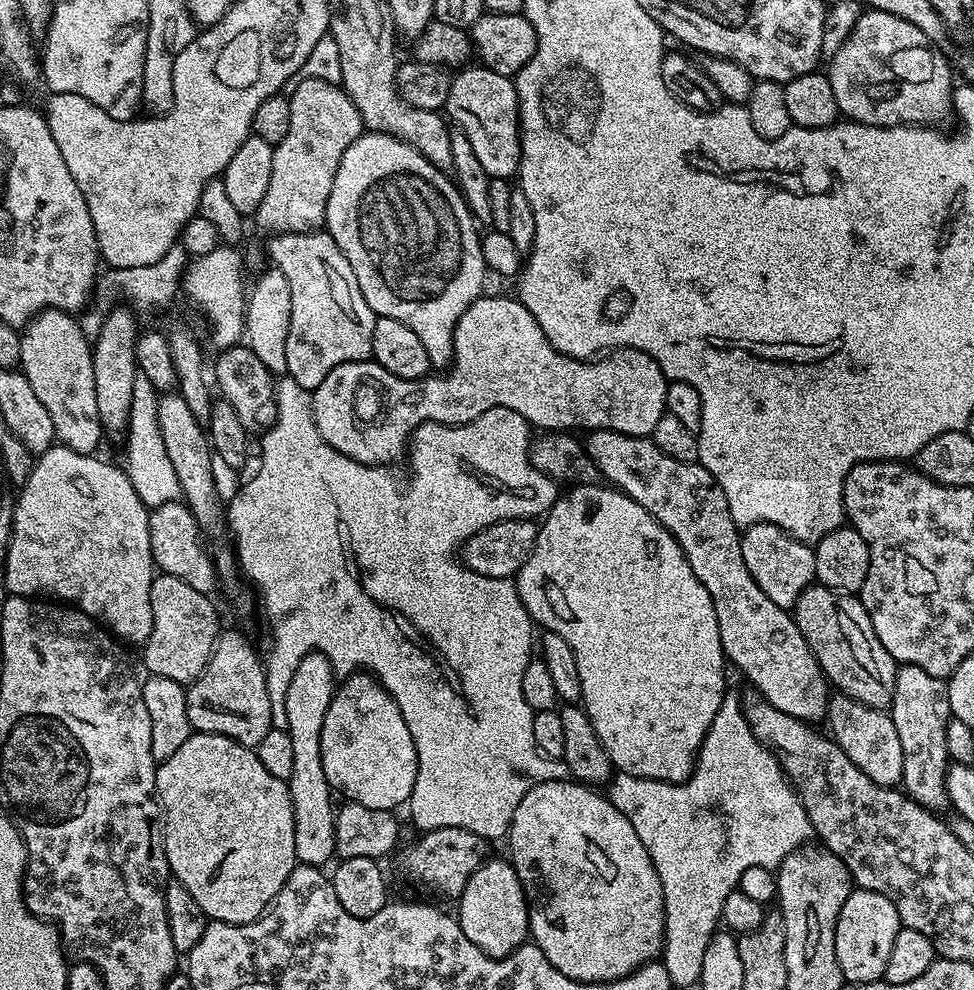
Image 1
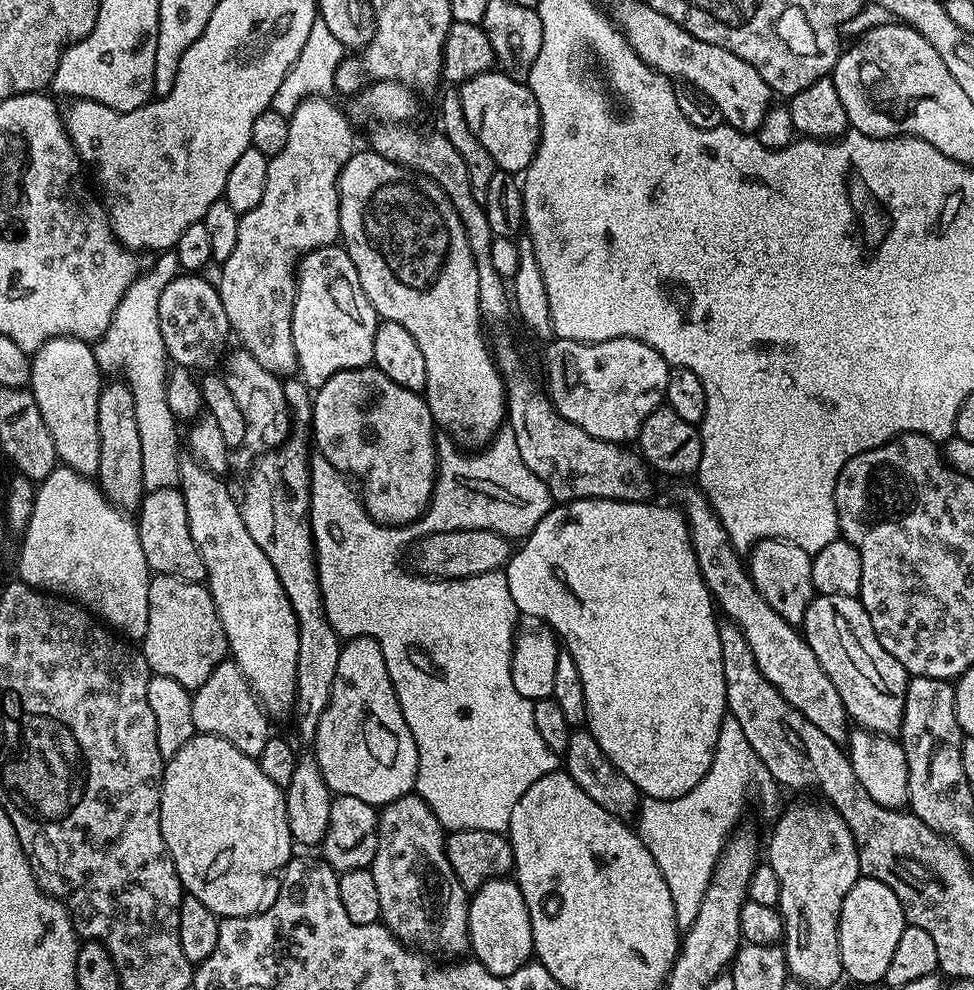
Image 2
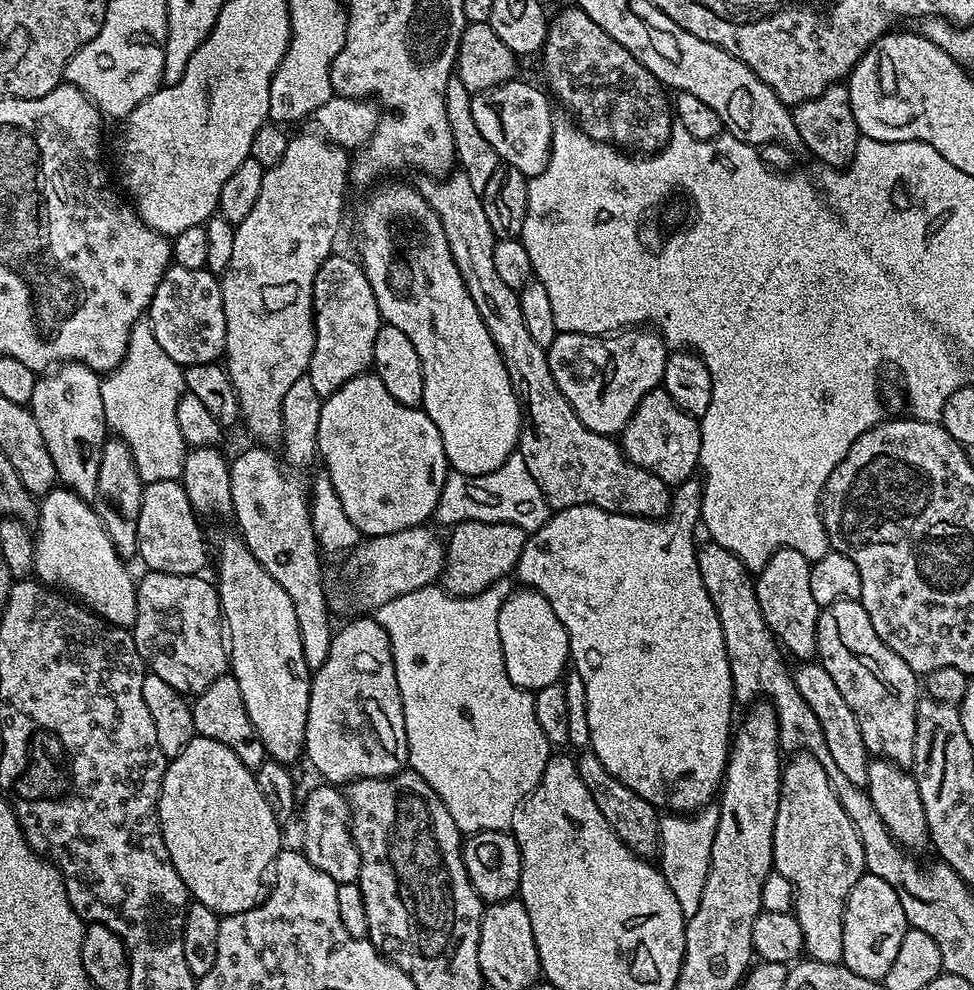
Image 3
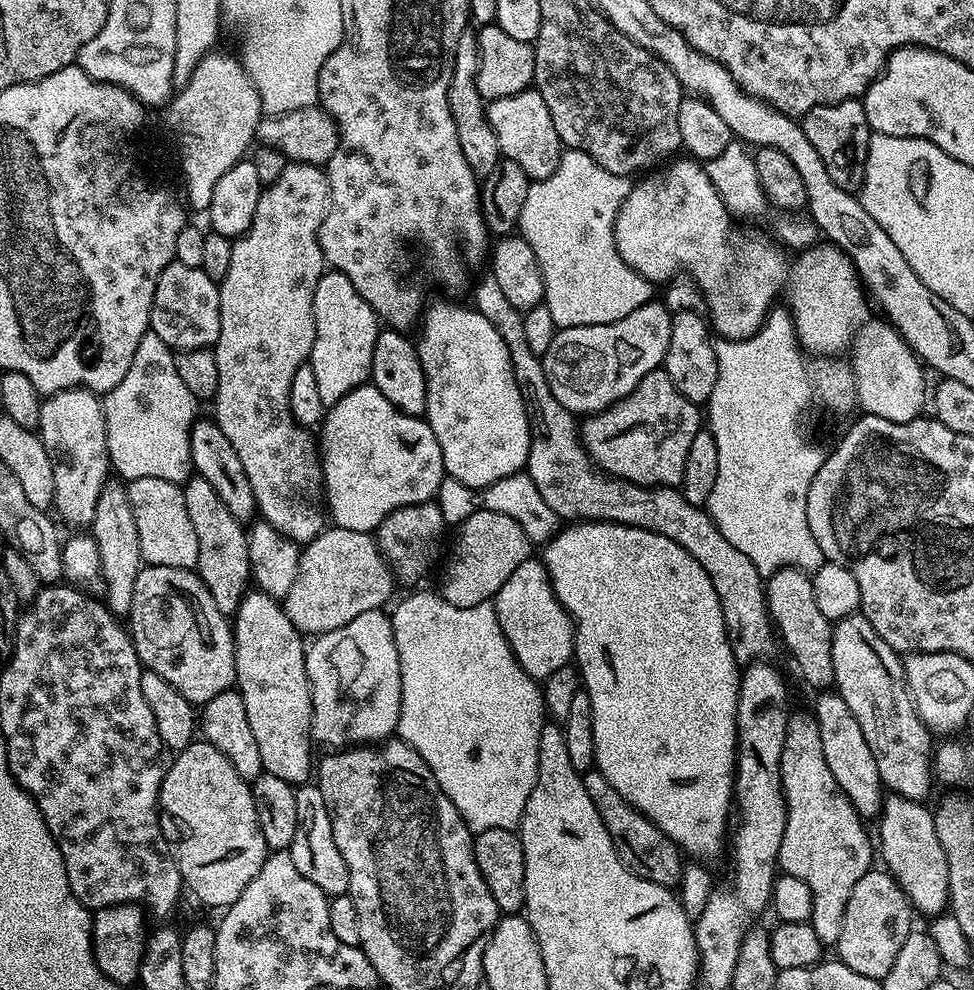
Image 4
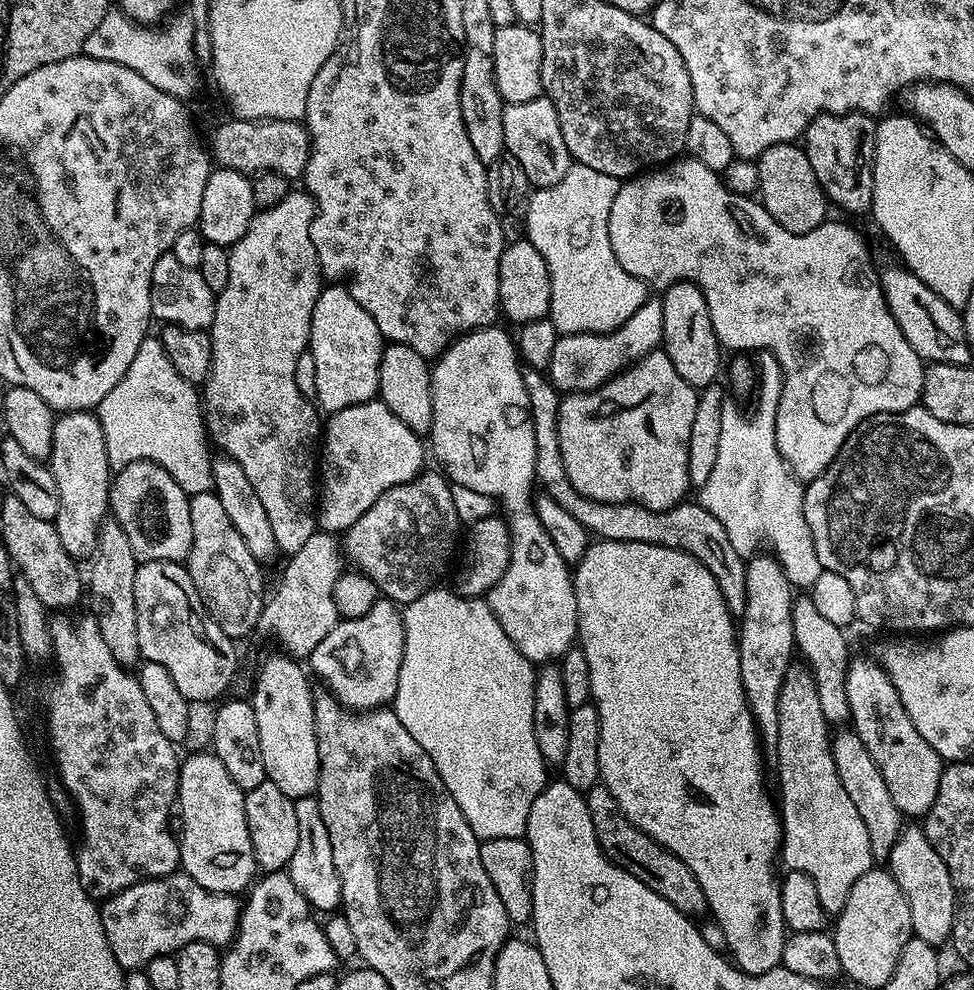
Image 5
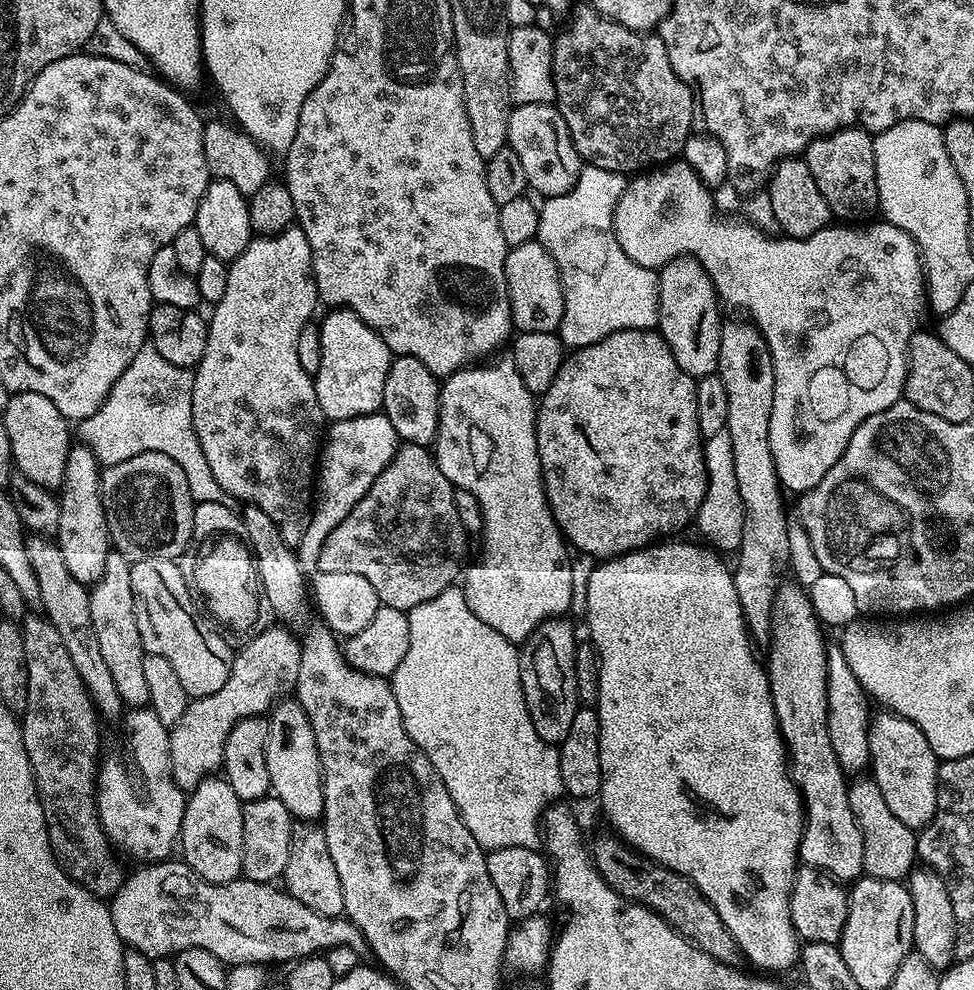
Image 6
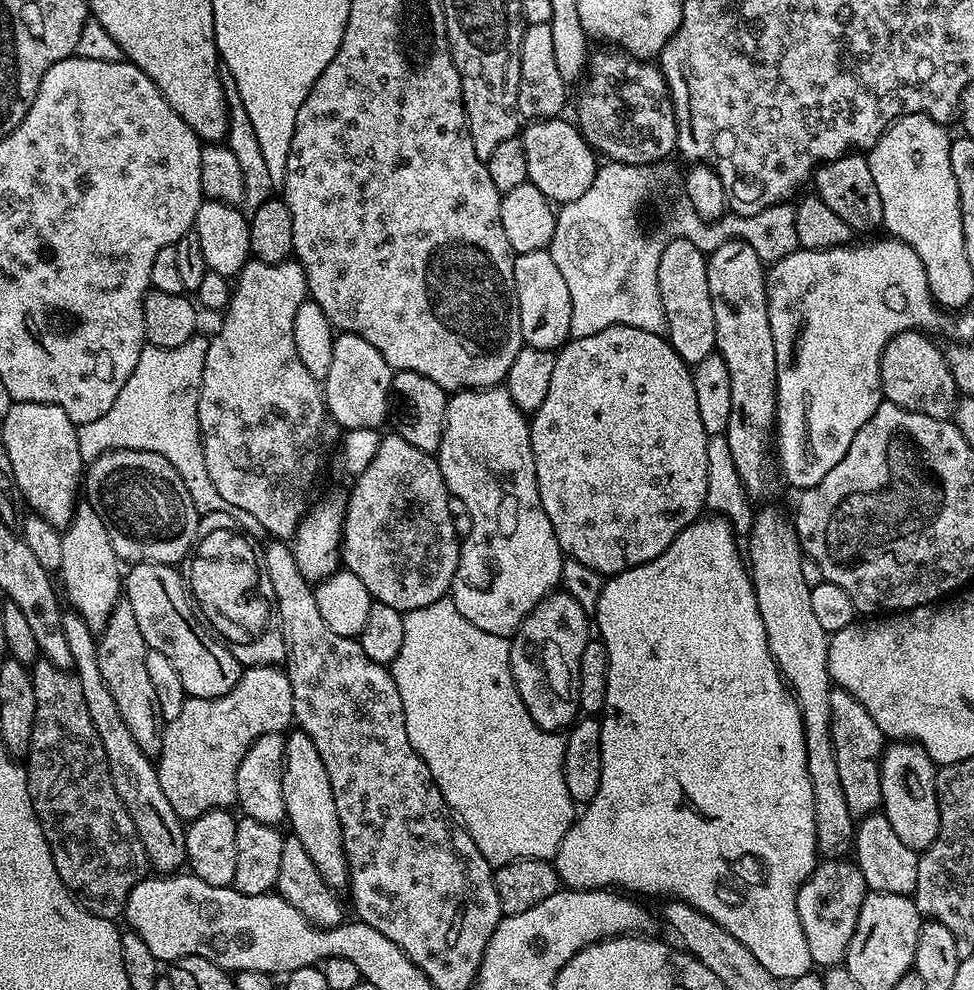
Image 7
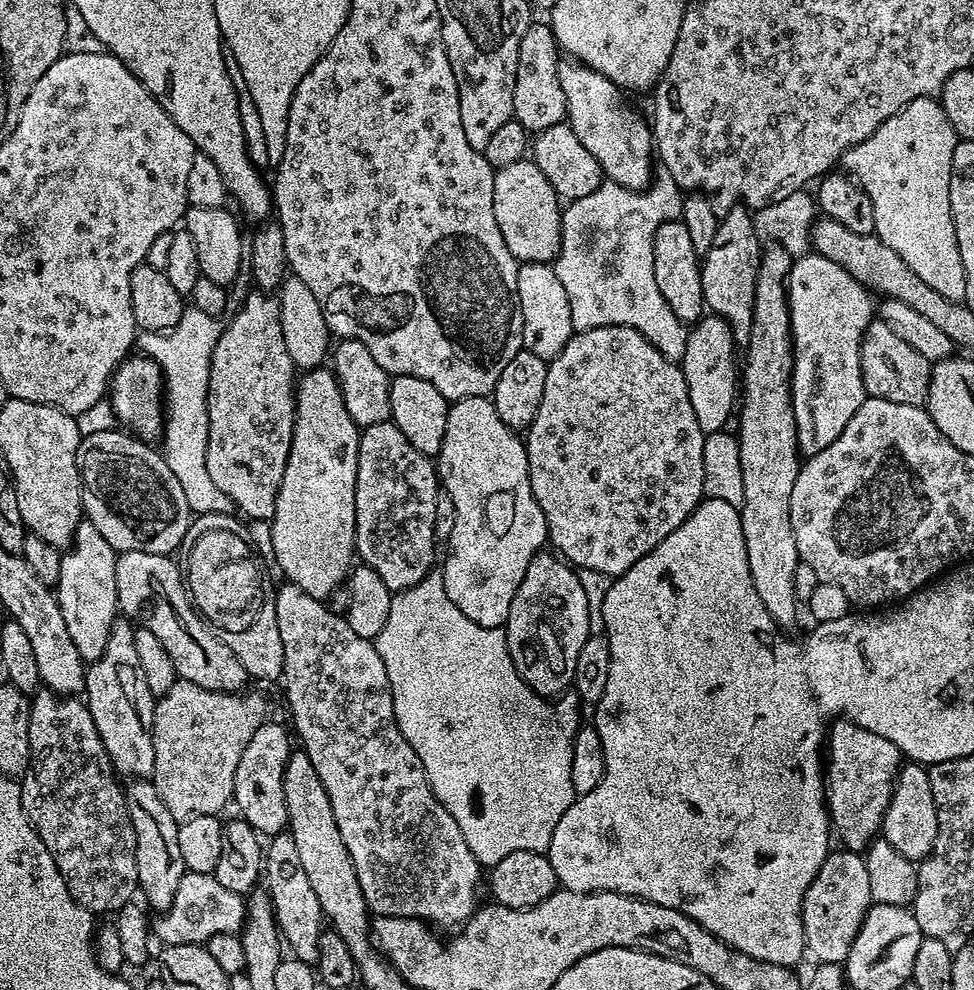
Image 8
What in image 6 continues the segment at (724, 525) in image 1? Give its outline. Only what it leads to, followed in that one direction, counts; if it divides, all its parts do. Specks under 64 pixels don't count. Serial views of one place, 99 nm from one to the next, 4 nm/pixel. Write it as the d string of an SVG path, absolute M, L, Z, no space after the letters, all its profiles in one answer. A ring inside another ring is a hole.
M856 778L849 783L848 797L850 810L854 810L854 818L862 830L863 875L883 880L907 881L918 860L917 833L910 826L906 826L906 822L901 822L890 811L890 806L886 806L886 798L882 798L882 790L876 785L875 779L860 779L864 778Z

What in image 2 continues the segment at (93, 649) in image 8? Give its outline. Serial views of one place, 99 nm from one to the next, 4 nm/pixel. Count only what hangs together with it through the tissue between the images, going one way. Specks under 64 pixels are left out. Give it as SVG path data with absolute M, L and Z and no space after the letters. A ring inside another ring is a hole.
M55 336L48 340L31 353L30 385L34 402L38 402L38 410L42 410L42 422L46 422L50 438L54 438L57 461L89 478L95 477L98 470L98 398L102 387L102 373L92 347L89 341L73 336Z

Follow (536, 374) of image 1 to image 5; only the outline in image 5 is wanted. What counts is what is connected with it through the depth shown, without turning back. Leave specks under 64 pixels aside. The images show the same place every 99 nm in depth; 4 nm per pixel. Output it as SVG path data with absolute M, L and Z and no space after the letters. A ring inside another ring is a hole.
M647 300L630 319L612 332L557 337L547 373L557 391L590 392L611 380L620 371L631 367L645 354L655 351L664 338L662 302Z

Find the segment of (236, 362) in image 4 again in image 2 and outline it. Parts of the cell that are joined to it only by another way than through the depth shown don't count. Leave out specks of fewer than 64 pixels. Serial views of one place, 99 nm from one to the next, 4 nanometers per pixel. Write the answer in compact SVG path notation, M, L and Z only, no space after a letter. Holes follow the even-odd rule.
M311 96L306 98L294 110L294 114L288 117L290 135L286 137L286 146L277 156L271 157L266 170L266 190L262 190L262 202L254 206L254 210L243 213L238 226L238 242L234 245L234 251L230 253L230 258L219 269L220 282L218 289L222 300L223 309L226 310L226 317L229 318L229 326L242 347L258 360L259 365L279 378L288 378L296 372L296 351L292 341L292 311L294 310L294 298L296 297L296 270L301 256L308 252L313 252L315 248L327 248L335 245L340 240L340 172L346 166L348 159L353 156L354 149L357 147L356 140L352 137L353 121L347 111L336 104L331 104L328 96Z

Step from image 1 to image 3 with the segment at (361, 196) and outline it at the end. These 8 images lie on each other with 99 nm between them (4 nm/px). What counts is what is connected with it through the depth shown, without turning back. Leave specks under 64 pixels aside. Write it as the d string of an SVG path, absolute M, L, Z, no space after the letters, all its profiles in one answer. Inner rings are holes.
M388 184L385 188L379 188L375 189L377 192L360 208L360 256L358 255L358 260L374 290L381 321L390 326L398 326L398 330L402 330L402 334L406 334L406 338L410 338L410 342L414 342L414 350L418 350L418 358L422 362L422 398L424 399L422 409L441 434L449 469L456 474L466 474L469 478L482 474L495 474L498 466L502 466L502 462L506 462L506 458L514 455L520 443L522 419L520 403L510 386L510 374L506 374L504 360L498 354L498 346L494 346L494 338L490 338L490 330L486 330L486 322L482 322L482 314L478 314L474 302L470 302L466 282L462 280L462 274L454 262L454 254L450 254L450 242L446 240L446 230L436 211L430 207L423 194L413 185L411 188L408 184Z

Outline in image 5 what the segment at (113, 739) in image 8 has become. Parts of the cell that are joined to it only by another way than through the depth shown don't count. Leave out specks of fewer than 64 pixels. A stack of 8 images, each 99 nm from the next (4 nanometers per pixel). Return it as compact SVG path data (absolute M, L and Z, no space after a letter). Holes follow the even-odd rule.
M105 519L90 563L92 573L86 576L86 600L92 603L90 614L98 622L98 630L102 630L102 638L106 646L110 646L114 658L118 658L118 662L125 666L135 665L141 659L138 610L134 606L134 574L138 561L130 546L130 538L126 538L126 530L122 530L117 520Z

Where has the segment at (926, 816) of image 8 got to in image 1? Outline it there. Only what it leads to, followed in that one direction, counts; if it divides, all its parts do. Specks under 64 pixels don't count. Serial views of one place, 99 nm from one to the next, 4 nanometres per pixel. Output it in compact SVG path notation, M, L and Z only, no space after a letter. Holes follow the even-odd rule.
M819 582L813 583L796 599L794 619L798 630L802 630L802 638L806 638L814 658L820 663L824 677L837 693L871 708L891 709L898 665L886 646L878 642L870 614L866 614L859 595L836 592Z

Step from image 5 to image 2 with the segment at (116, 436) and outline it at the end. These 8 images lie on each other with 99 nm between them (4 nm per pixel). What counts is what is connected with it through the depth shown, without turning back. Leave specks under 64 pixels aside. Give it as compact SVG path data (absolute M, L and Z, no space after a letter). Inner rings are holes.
M166 250L155 257L156 262L148 269L141 271L139 276L127 288L115 311L114 318L106 330L106 334L99 337L93 343L92 353L95 361L98 362L101 373L121 374L123 379L130 386L131 394L134 397L135 418L138 423L138 430L142 438L142 478L145 489L174 488L180 482L180 458L181 449L176 449L176 427L178 421L170 414L170 406L166 406L166 380L168 369L168 357L166 354L164 339L160 332L158 322L158 303L164 288L170 284L181 271L177 254L174 250Z

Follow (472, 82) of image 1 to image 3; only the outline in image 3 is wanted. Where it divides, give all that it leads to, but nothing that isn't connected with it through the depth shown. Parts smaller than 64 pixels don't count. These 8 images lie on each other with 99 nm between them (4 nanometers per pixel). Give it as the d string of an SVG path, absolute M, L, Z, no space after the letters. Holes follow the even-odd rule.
M513 78L496 88L475 93L472 98L472 113L482 138L486 138L490 146L494 146L501 161L514 166L514 170L522 170L524 176L531 178L542 174L542 170L546 170L550 162L553 101L543 87L535 88L520 79Z

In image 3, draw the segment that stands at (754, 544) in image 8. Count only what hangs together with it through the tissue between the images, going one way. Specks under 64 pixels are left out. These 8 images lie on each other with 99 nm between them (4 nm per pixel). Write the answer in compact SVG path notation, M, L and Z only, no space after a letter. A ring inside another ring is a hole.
M797 752L789 760L792 761L787 761L780 773L772 867L790 882L796 895L792 906L802 928L807 959L839 964L844 958L842 926L848 895L866 872L862 842L854 822L842 810L842 802L822 762L808 752Z

